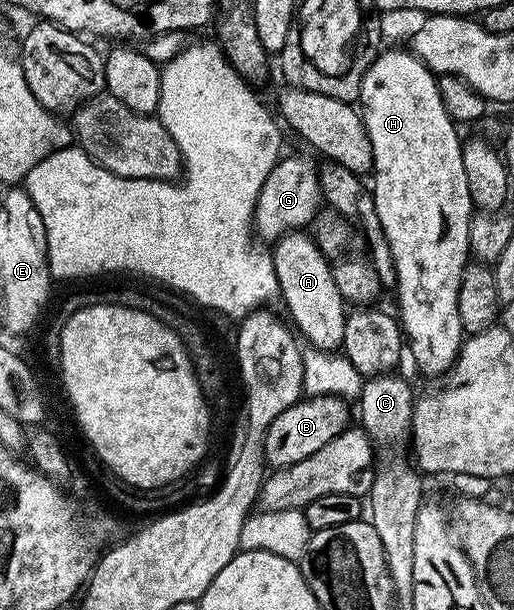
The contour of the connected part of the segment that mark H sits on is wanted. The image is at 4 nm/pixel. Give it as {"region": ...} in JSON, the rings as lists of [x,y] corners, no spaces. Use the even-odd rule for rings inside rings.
{"region":[[[408,48],[388,49],[379,53],[363,75],[359,98],[373,151],[371,192],[375,211],[379,211],[379,223],[383,223],[383,231],[395,259],[395,292],[397,305],[401,308],[399,324],[407,342],[408,356],[409,353],[413,356],[419,372],[440,378],[448,374],[457,362],[463,342],[459,283],[465,274],[465,266],[471,261],[469,228],[475,208],[463,169],[463,137],[457,134],[458,126],[447,115],[443,99],[439,99],[437,77]]]}

